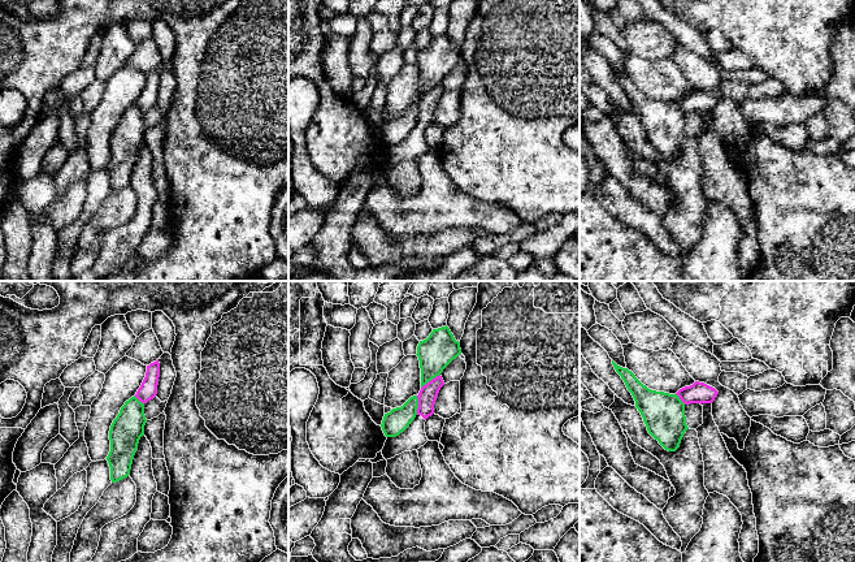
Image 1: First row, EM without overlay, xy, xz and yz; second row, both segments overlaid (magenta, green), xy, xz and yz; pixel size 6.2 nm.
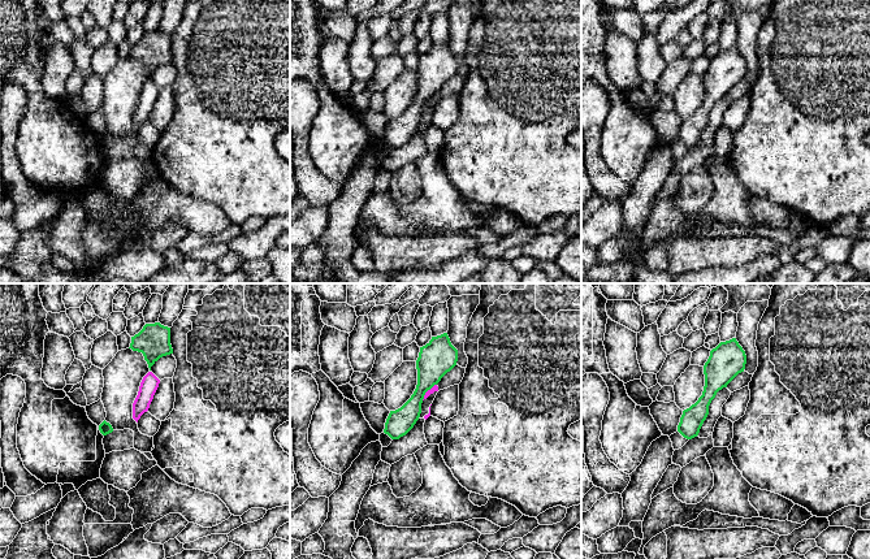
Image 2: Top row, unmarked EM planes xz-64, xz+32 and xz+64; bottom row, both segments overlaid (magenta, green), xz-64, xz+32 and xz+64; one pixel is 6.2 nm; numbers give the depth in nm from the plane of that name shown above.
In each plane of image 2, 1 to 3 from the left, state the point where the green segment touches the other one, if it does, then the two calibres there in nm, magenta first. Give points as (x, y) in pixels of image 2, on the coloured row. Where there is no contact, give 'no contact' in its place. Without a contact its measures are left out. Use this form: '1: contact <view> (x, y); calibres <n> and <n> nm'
1: no contact
2: contact xz+32 (427, 391); calibres 40 and 220 nm
3: no contact

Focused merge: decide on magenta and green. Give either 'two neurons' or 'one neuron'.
two neurons

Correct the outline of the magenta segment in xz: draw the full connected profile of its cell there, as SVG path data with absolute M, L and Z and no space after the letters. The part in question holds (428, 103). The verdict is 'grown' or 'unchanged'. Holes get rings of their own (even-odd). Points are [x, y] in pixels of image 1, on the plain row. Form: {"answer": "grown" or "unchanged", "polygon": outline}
{"answer": "grown", "polygon": "M439 83L421 96L417 104L418 117L415 129L399 144L387 146L385 151L382 164L386 169L404 160L417 159L429 150L425 142L425 130L434 122L434 113L443 94L444 90Z"}

